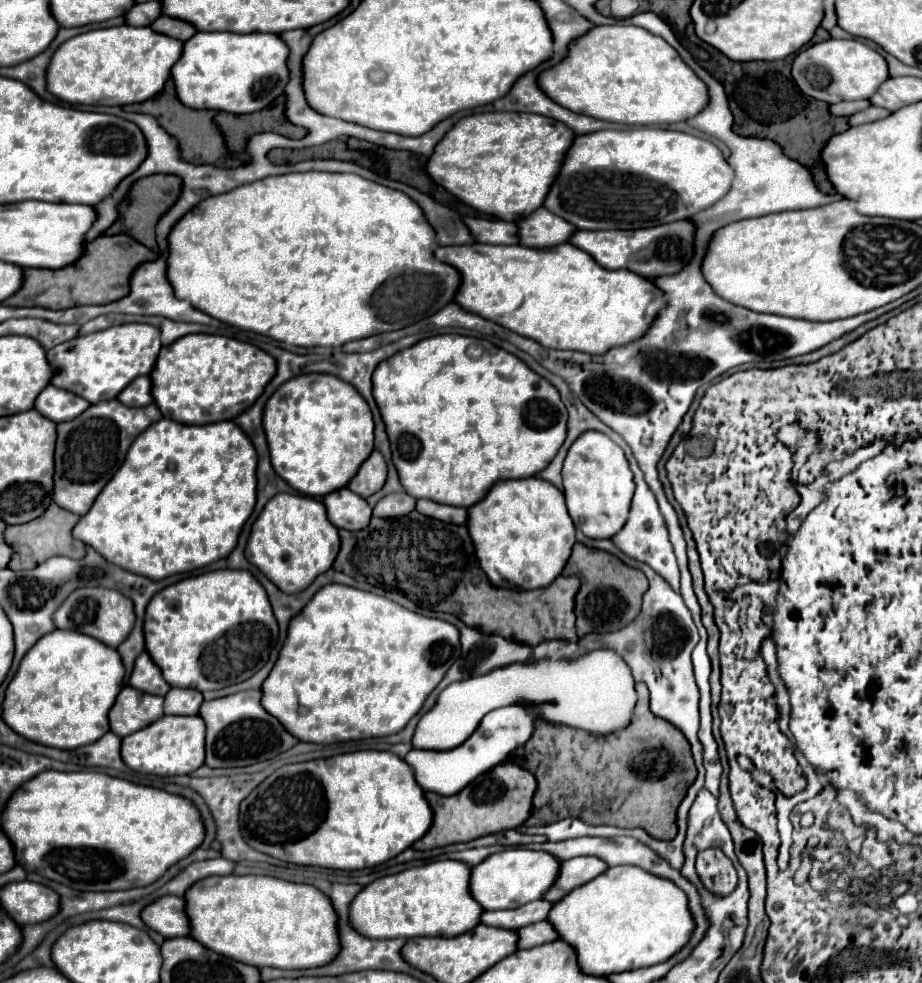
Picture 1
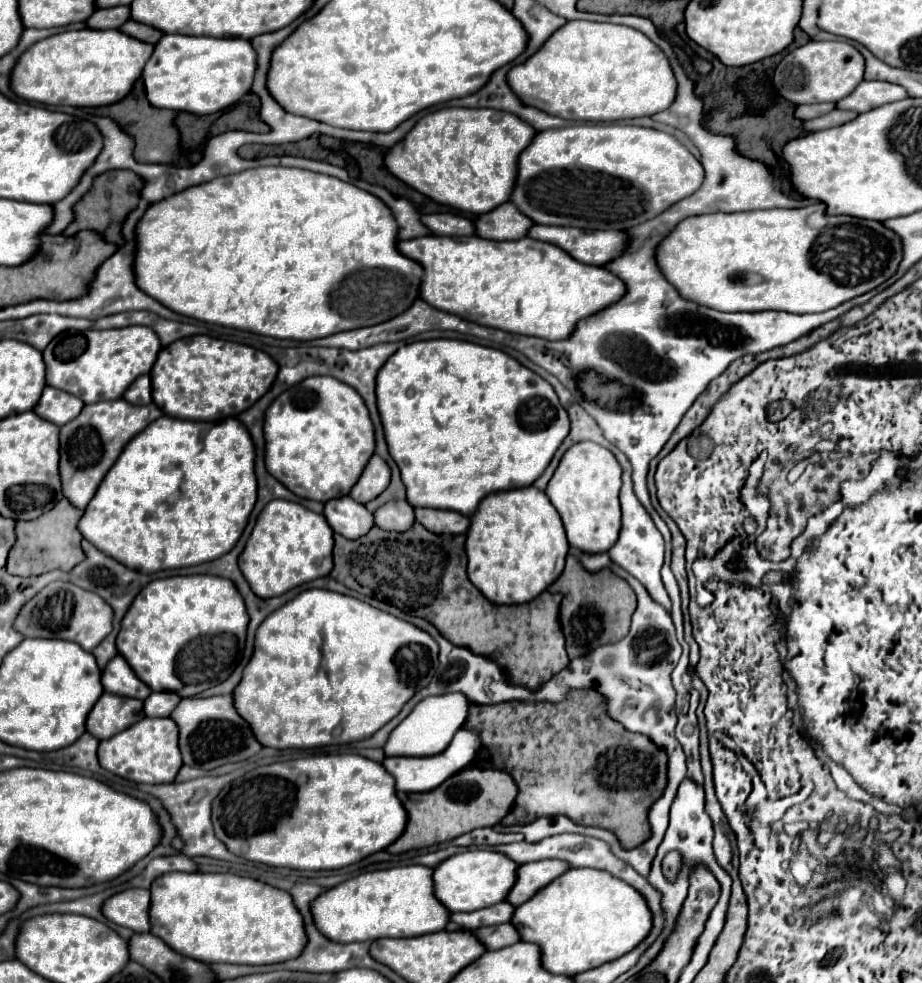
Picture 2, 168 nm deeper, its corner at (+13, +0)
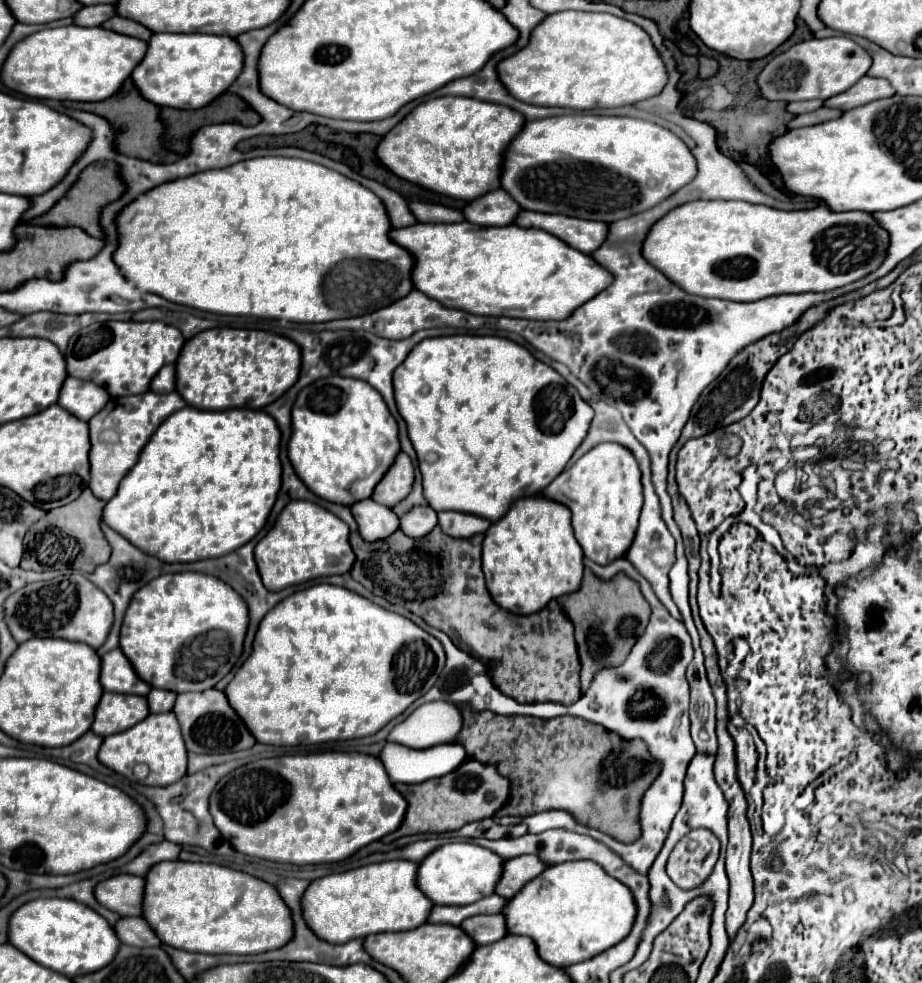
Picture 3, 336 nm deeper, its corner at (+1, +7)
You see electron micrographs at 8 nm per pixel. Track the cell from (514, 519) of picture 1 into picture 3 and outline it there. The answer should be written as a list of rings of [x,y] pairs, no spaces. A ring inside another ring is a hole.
[[[527,497],[517,501],[505,517],[489,527],[483,541],[483,573],[487,579],[487,589],[501,609],[507,609],[517,615],[531,615],[547,607],[549,601],[575,593],[581,587],[583,579],[583,551],[577,543],[571,527],[571,515],[565,505],[549,501],[545,497]]]

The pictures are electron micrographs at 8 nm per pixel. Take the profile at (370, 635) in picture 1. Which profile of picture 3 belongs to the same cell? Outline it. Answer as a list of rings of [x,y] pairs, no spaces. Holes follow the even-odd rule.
[[[321,583],[321,585],[313,585],[309,589],[289,595],[263,617],[263,621],[257,629],[255,641],[253,641],[253,651],[245,659],[245,663],[239,667],[235,677],[229,681],[229,685],[225,687],[225,695],[227,695],[229,705],[243,719],[243,723],[247,725],[249,733],[255,737],[257,743],[267,743],[267,745],[275,745],[275,747],[295,747],[295,745],[317,745],[317,743],[327,743],[327,741],[347,741],[347,739],[375,735],[393,717],[403,713],[415,699],[419,699],[423,693],[427,693],[433,687],[443,665],[445,665],[445,653],[441,649],[441,643],[433,635],[429,635],[421,627],[417,627],[413,621],[409,621],[397,613],[391,613],[349,589]]]

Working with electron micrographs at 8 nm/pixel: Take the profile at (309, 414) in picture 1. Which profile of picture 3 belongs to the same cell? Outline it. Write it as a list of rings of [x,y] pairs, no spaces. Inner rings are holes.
[[[329,377],[317,385],[305,387],[293,405],[293,435],[289,441],[289,459],[299,479],[321,499],[351,507],[357,501],[369,499],[375,485],[383,479],[387,469],[393,465],[399,445],[399,427],[395,417],[389,413],[383,397],[361,379]]]

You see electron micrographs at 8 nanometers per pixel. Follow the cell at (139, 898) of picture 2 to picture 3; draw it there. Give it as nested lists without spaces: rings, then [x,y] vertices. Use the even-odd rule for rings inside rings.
[[[113,875],[95,887],[95,899],[107,909],[119,913],[121,917],[141,915],[145,881],[137,875]]]

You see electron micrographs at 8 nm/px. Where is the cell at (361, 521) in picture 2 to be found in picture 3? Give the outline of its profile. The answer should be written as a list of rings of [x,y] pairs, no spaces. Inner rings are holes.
[[[373,499],[359,501],[357,505],[351,507],[351,513],[365,541],[387,539],[399,529],[399,517],[389,507],[377,505]]]

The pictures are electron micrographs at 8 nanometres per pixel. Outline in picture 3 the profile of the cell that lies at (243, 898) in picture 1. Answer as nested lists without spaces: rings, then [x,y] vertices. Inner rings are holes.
[[[161,861],[145,875],[143,917],[153,927],[163,945],[191,951],[191,953],[235,953],[255,955],[273,951],[289,941],[289,909],[277,897],[277,889],[253,875],[221,867],[217,863],[191,861]]]

